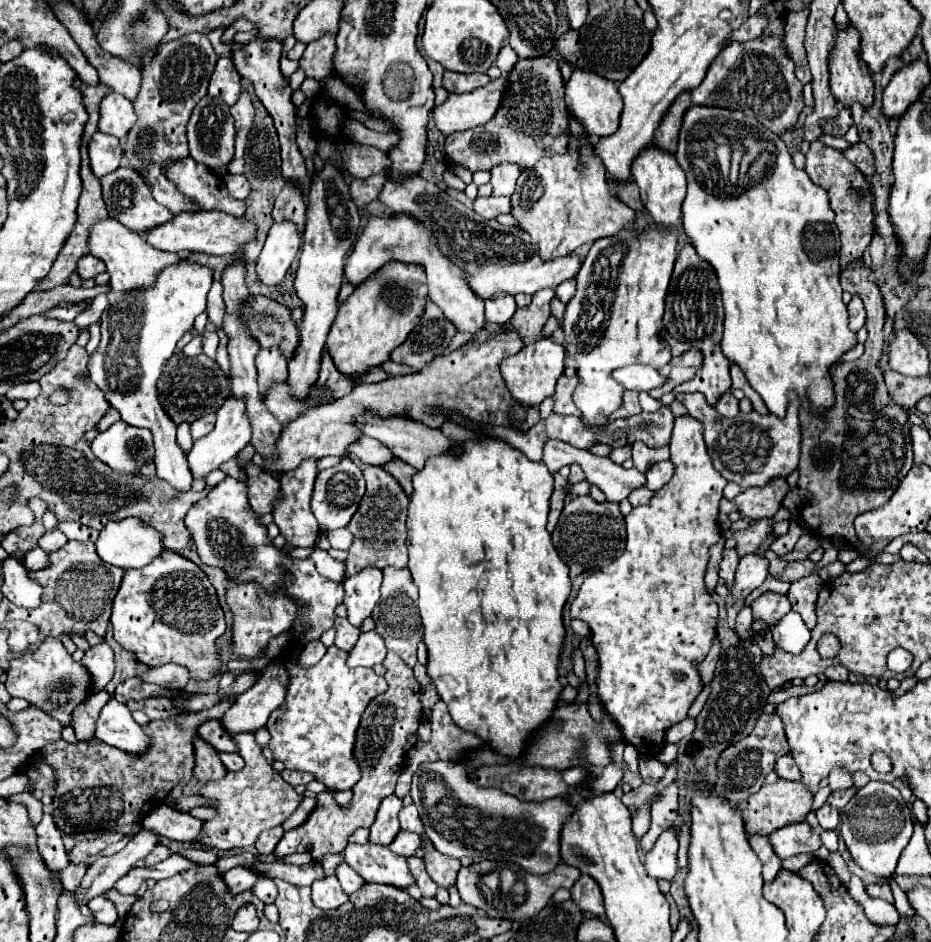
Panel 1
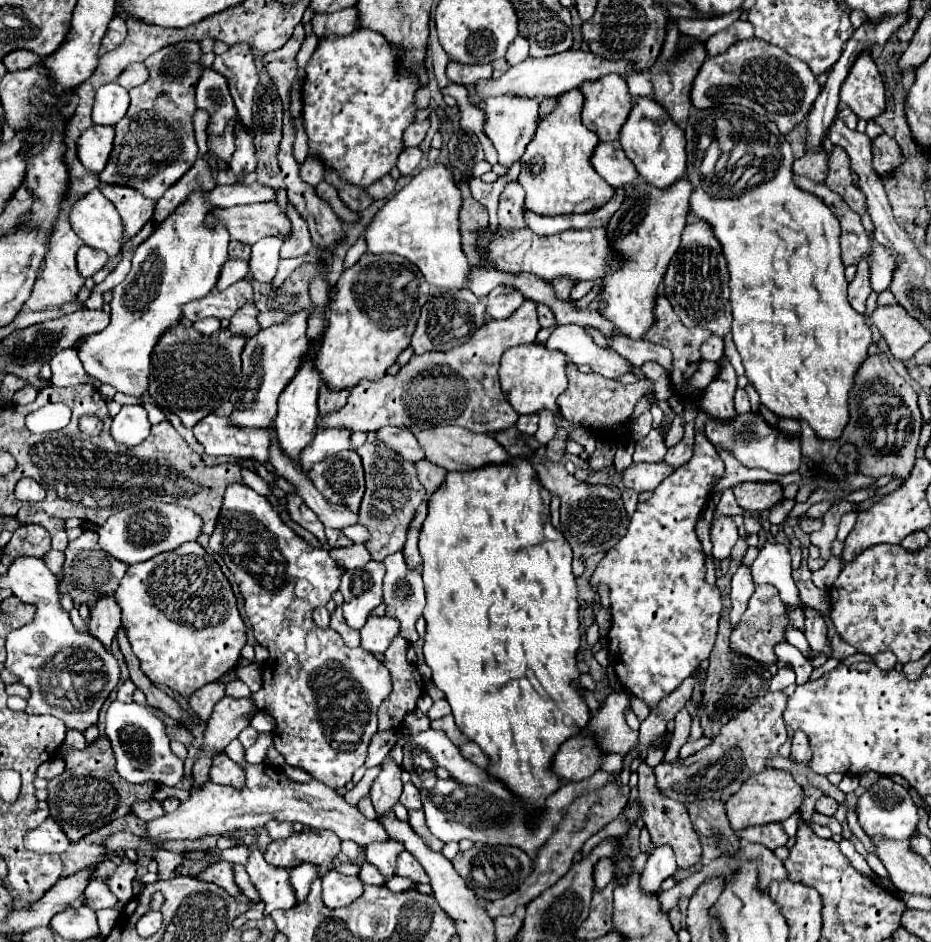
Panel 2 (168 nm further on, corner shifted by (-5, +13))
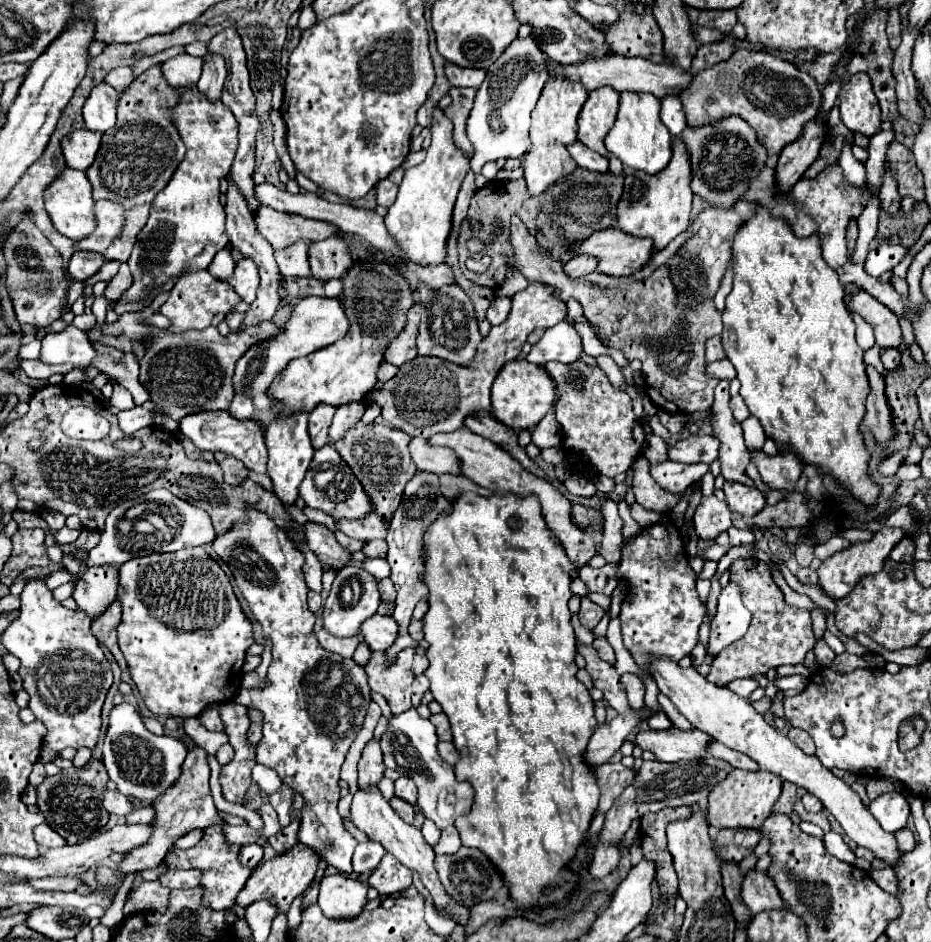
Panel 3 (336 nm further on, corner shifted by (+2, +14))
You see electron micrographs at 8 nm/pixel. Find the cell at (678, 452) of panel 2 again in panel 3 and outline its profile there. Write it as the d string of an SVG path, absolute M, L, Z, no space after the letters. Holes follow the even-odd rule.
M690 435L668 449L668 459L680 463L712 463L718 457L720 441L714 435Z

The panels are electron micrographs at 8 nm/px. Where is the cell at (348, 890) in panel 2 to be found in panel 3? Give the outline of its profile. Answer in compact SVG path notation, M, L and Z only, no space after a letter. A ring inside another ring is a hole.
M326 875L320 883L318 905L328 919L354 919L362 913L368 885L350 877Z

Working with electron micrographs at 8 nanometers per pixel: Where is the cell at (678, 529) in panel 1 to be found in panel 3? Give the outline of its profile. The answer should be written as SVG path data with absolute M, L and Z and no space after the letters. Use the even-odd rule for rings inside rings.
M664 519L662 523L642 529L640 535L624 543L622 561L618 565L618 575L626 583L626 589L628 589L624 603L622 603L622 613L620 613L622 637L634 661L648 673L648 661L652 657L672 657L674 661L680 661L684 655L690 655L690 651L698 643L698 627L706 615L706 607L698 599L696 573L688 565L688 557L682 547L680 533L672 525L670 519Z

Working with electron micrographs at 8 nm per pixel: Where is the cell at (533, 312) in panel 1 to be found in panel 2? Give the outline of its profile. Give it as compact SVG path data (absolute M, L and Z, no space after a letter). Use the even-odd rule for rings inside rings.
M557 278L557 280L553 280L551 286L553 286L553 290L555 290L555 296L557 296L559 300L567 300L567 298L569 298L569 292L571 292L571 288L573 288L575 282L577 282L577 280L569 280L569 278Z

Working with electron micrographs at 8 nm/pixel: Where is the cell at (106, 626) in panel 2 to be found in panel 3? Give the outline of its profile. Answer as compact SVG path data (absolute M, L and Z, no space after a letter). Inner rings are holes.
M92 565L76 583L74 601L88 617L100 615L114 599L118 589L118 569L114 565Z

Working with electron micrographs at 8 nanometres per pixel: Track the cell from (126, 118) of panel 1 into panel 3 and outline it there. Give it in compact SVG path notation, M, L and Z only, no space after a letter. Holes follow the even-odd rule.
M100 83L92 89L84 103L84 125L88 131L108 131L116 123L116 101L118 93L108 83Z

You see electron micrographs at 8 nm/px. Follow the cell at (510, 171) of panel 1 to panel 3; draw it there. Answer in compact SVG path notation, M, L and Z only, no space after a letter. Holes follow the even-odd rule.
M532 35L526 39L516 39L498 57L494 65L488 67L484 83L478 87L474 107L466 123L466 135L474 147L472 171L480 175L480 169L488 161L522 157L530 147L530 113L536 107L540 91L548 81L548 65L552 61L542 53L540 45Z

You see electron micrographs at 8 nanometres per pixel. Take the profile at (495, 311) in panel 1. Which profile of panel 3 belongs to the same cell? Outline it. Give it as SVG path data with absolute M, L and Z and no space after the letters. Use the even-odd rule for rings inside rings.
M496 297L496 299L492 301L486 317L488 317L490 325L500 325L500 323L506 321L508 313L510 313L510 299L508 299L508 297Z

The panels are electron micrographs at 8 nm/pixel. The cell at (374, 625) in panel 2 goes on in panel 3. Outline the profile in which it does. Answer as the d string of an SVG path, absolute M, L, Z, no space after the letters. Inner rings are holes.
M376 613L364 621L360 635L372 651L386 651L398 637L398 623L392 617L382 617Z

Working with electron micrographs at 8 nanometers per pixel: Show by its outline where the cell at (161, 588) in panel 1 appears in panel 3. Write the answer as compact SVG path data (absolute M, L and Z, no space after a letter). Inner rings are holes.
M204 547L130 559L120 567L118 597L122 601L118 645L128 661L130 677L144 705L154 715L180 719L198 717L210 705L232 701L244 675L242 665L246 649L254 643L252 623L242 613L226 573Z

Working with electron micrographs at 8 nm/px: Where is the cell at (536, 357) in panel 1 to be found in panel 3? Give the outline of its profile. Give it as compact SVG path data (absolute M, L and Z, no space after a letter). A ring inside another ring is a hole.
M516 359L510 361L496 377L492 385L492 417L500 421L502 425L514 429L514 431L524 431L532 429L552 407L554 401L554 381L552 377L544 371L544 367L536 367L528 363L526 359Z

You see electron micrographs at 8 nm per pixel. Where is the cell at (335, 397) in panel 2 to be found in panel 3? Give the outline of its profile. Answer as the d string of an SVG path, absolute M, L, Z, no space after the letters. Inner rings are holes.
M318 405L310 417L308 417L308 435L314 449L320 449L328 443L328 427L332 423L332 417L336 413L336 407L330 405Z

